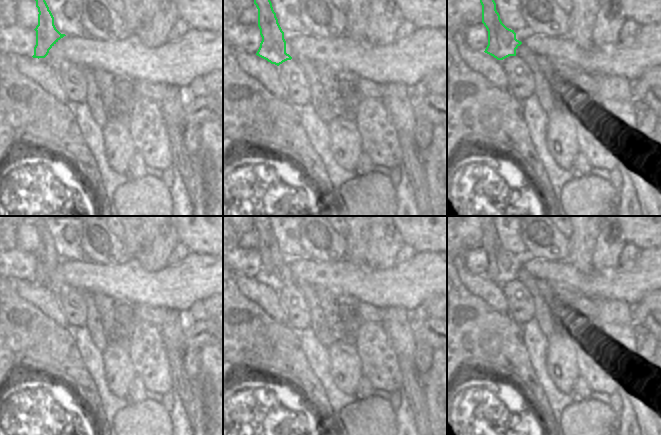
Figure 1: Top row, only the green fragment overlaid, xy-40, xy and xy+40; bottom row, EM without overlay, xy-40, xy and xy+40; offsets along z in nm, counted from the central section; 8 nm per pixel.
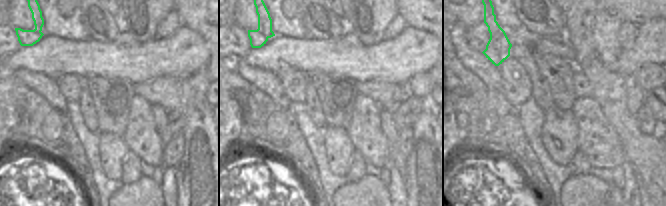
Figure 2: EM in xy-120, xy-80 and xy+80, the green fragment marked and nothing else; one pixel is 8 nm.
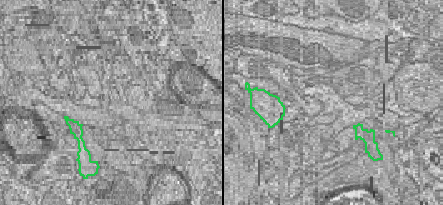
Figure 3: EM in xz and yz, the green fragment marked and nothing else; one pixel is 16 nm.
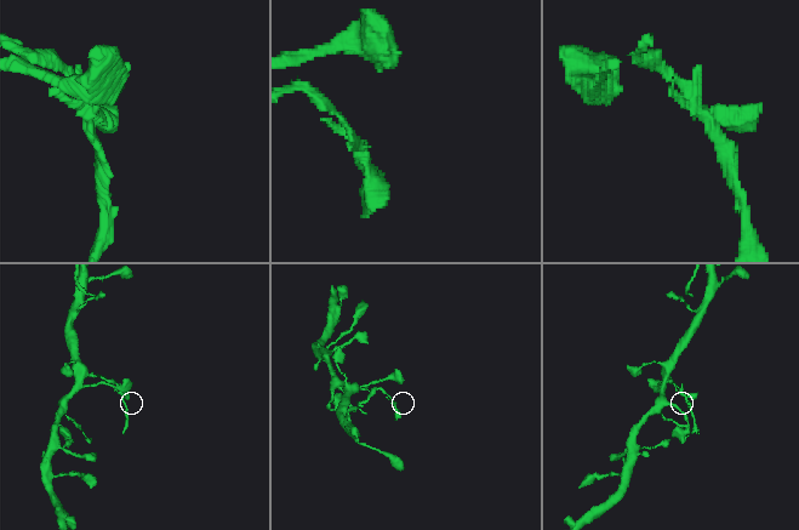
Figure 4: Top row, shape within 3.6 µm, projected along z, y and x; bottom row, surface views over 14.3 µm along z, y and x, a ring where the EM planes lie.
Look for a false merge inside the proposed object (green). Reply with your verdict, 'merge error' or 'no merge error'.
merge error

